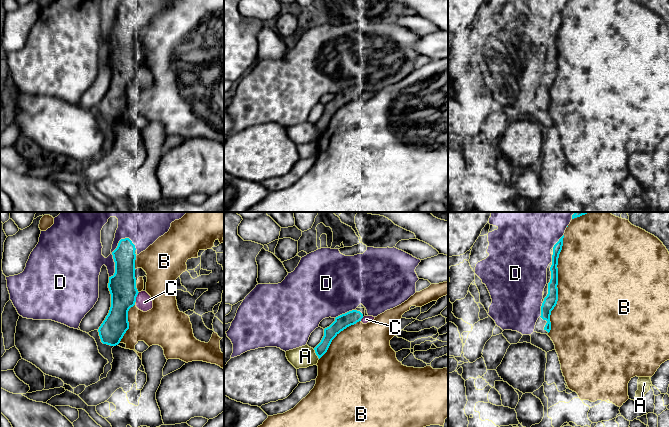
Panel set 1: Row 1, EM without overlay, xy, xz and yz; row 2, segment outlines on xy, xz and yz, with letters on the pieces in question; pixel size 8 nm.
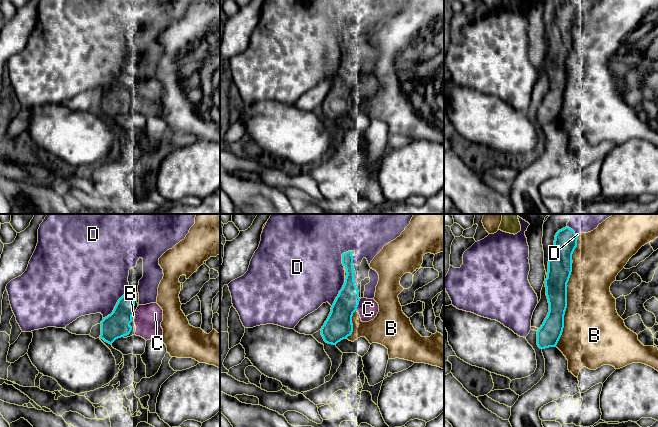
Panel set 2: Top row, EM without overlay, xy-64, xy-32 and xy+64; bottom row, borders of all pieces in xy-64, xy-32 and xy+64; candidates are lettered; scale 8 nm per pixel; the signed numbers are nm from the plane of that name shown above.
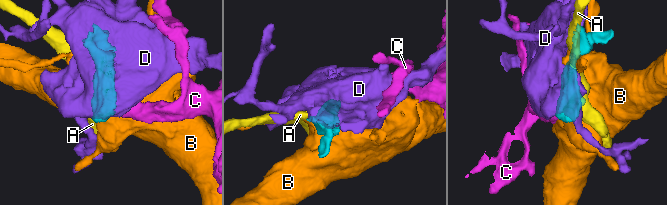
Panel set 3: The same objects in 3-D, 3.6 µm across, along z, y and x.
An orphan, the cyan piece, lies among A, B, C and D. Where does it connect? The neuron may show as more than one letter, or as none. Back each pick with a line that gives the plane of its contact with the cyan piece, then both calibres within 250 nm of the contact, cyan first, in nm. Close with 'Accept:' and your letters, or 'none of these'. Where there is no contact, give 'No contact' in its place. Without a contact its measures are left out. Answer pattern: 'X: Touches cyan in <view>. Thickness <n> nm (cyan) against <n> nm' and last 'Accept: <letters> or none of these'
C: Touches cyan in xy. Thickness 220 nm (cyan) against 140 nm
Accept: C

